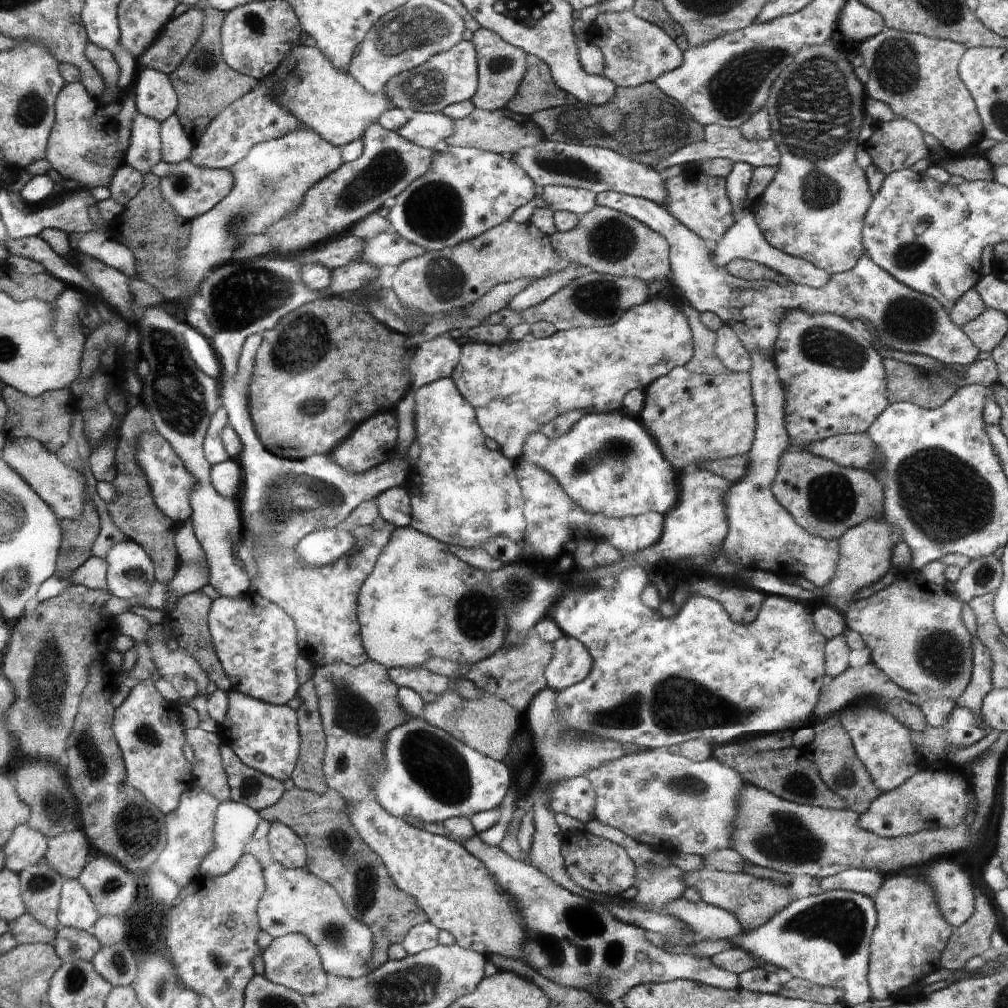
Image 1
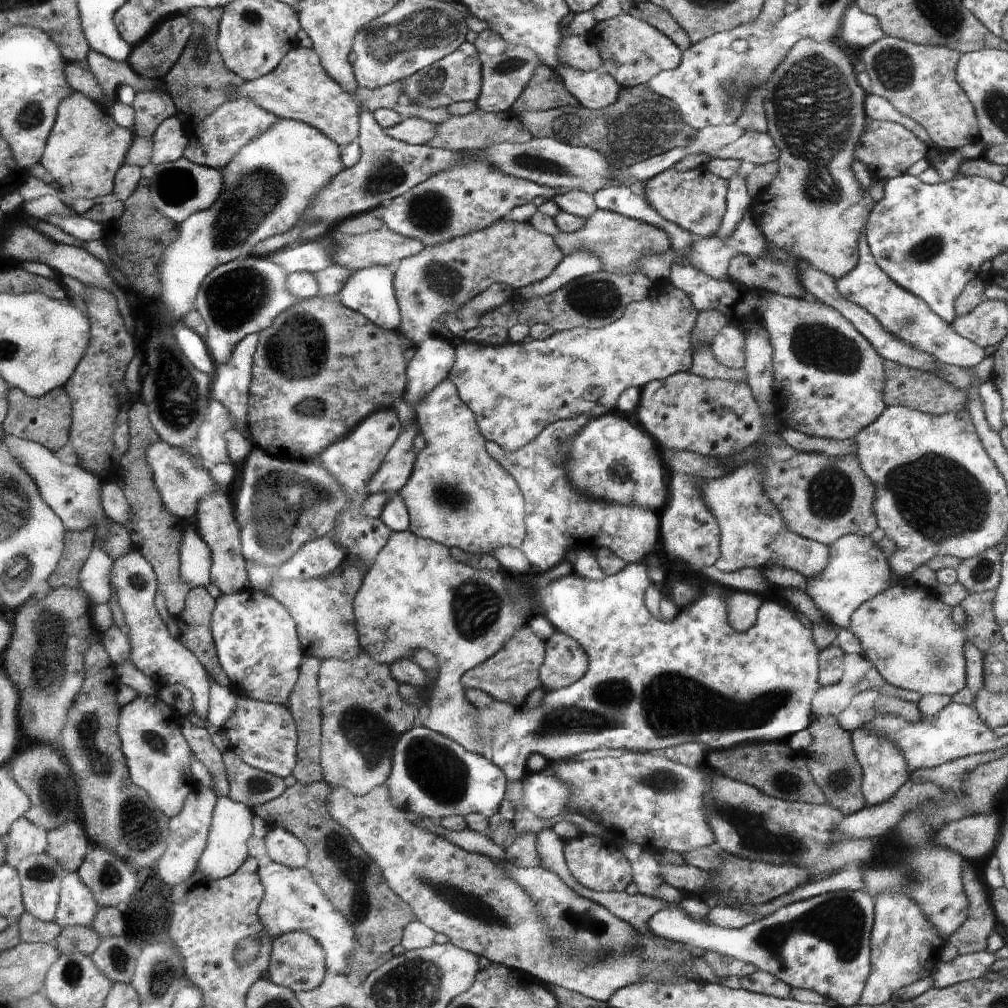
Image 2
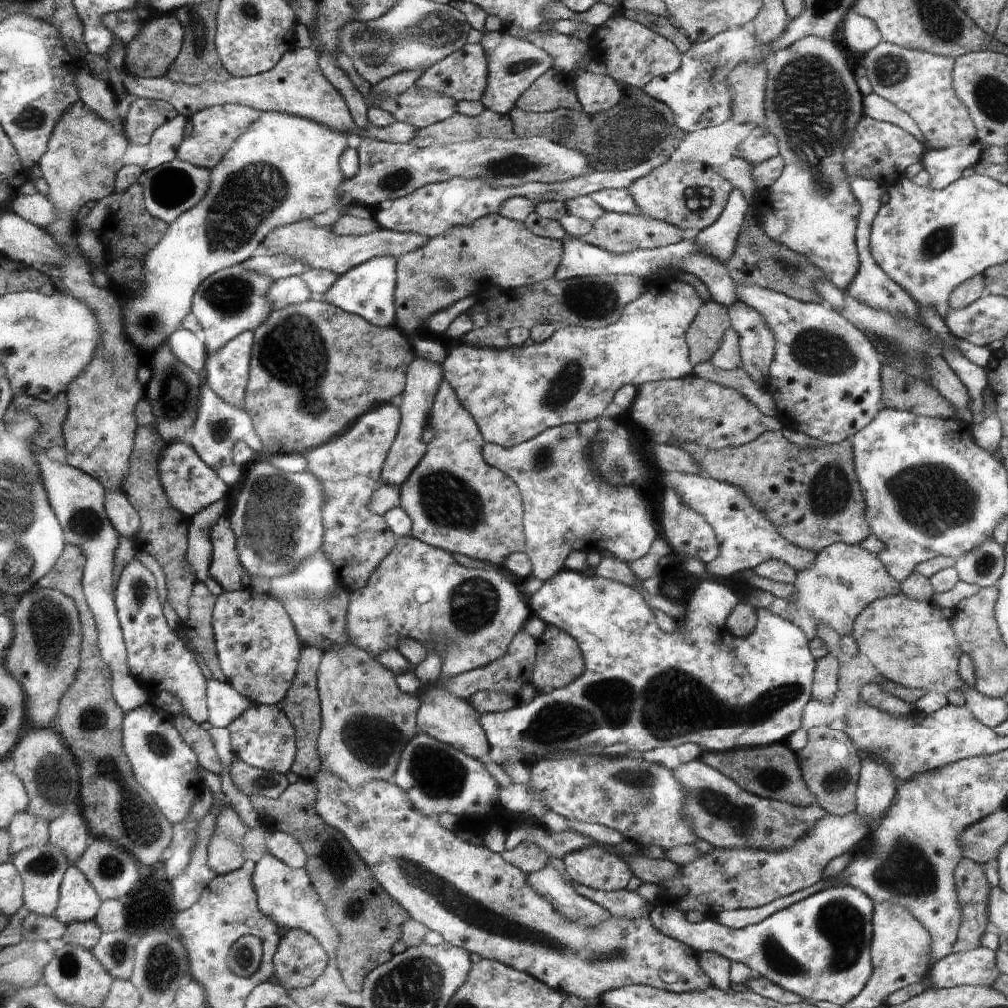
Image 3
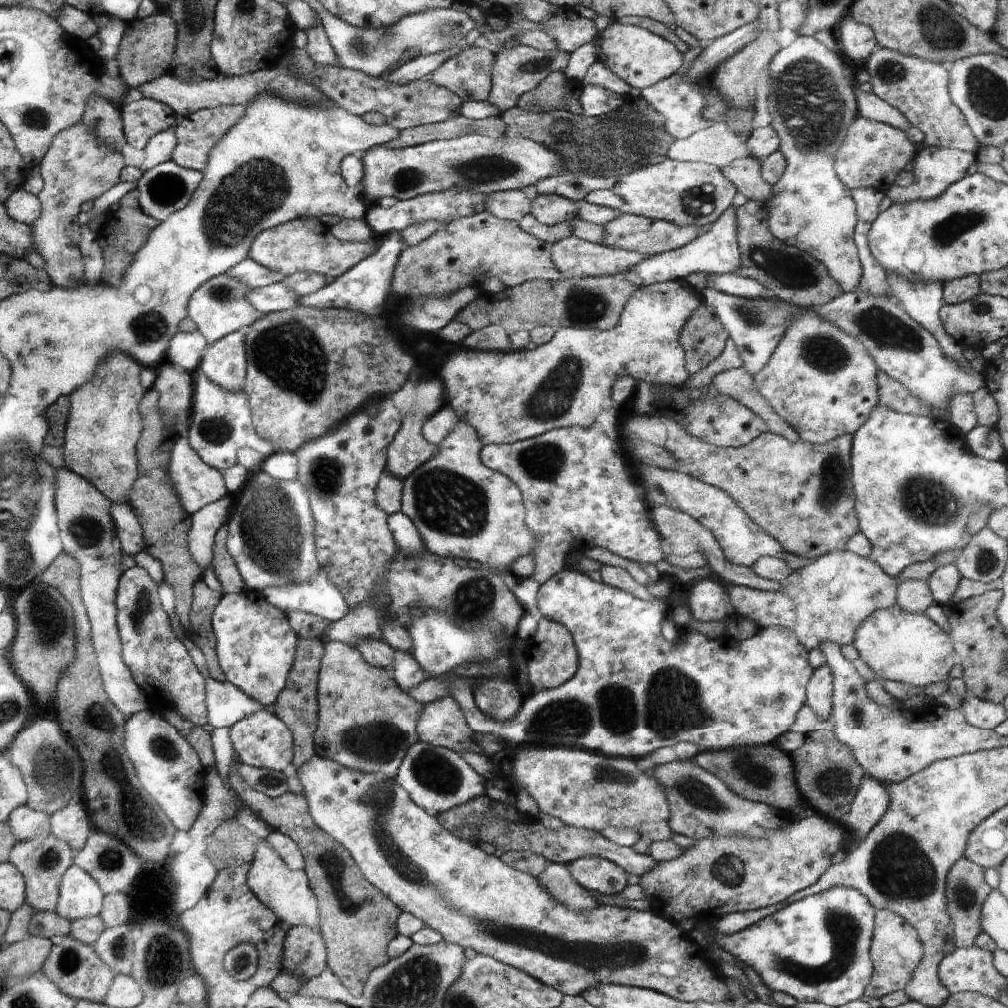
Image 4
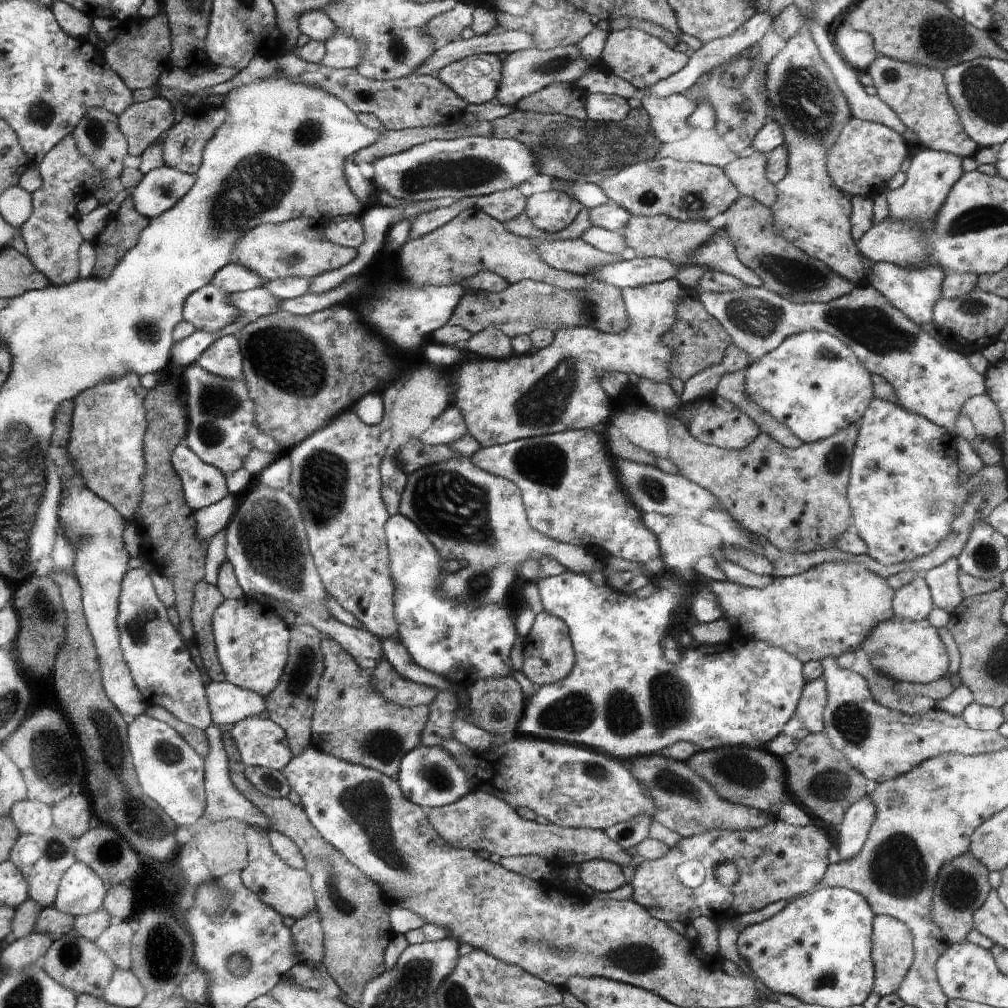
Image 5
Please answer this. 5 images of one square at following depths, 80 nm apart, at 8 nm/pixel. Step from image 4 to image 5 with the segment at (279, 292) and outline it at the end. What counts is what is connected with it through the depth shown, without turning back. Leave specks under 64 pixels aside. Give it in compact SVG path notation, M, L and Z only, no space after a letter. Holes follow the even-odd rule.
M266 287L232 293L230 298L241 314L257 312L259 315L269 315L277 313L281 308L281 300L276 298Z

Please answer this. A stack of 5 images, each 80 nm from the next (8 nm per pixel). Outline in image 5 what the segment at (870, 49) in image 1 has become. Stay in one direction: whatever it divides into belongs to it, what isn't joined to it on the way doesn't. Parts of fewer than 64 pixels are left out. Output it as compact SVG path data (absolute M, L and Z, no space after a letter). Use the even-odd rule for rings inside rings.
M880 56L876 58L876 62L872 62L872 66L868 68L868 74L872 76L876 95L890 106L898 118L903 119L906 128L918 134L920 144L926 149L944 151L962 158L972 157L978 165L996 164L998 148L979 147L962 128L958 113L950 102L947 86L940 70Z

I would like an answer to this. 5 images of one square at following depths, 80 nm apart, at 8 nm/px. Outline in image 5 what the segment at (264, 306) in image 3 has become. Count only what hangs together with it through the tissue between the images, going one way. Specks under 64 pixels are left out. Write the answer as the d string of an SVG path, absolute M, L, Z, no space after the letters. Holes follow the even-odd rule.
M208 283L188 295L183 306L183 320L192 323L196 331L216 335L243 316L231 301L225 288Z

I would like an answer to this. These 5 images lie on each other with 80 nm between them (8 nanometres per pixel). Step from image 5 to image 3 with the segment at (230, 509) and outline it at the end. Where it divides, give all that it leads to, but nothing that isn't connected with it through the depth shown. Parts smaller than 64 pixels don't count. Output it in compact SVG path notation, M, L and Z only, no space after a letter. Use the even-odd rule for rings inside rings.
M226 496L190 518L186 562L195 574L196 583L204 583L210 577L209 568L213 554L209 528L220 517L228 515L231 506L232 502Z

